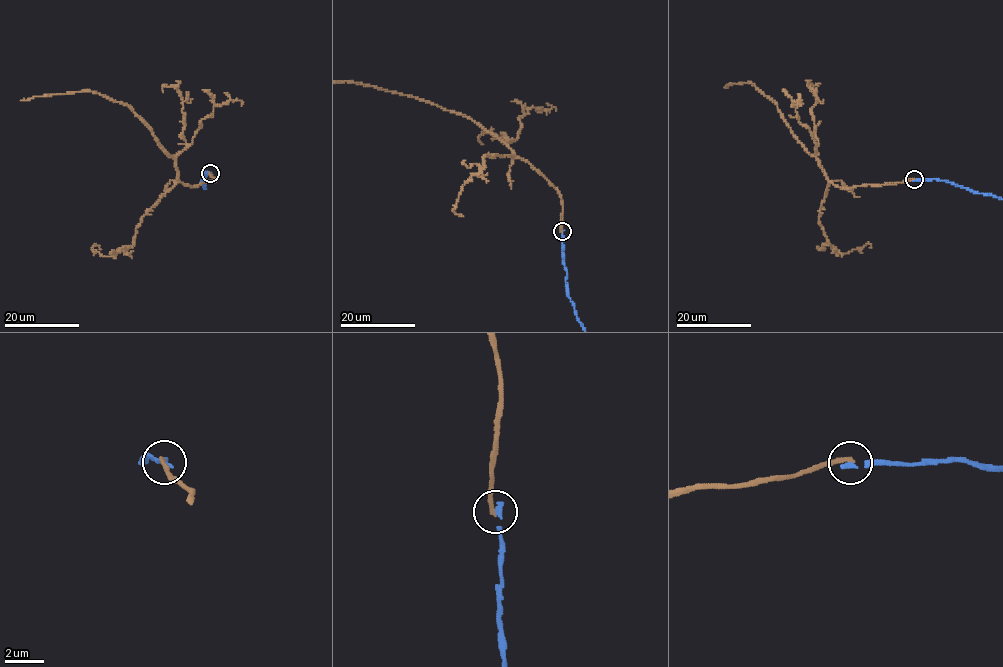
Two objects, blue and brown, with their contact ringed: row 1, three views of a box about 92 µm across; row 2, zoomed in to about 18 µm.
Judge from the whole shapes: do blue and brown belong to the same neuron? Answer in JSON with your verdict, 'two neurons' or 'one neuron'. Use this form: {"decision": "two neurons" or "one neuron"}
{"decision": "two neurons"}

